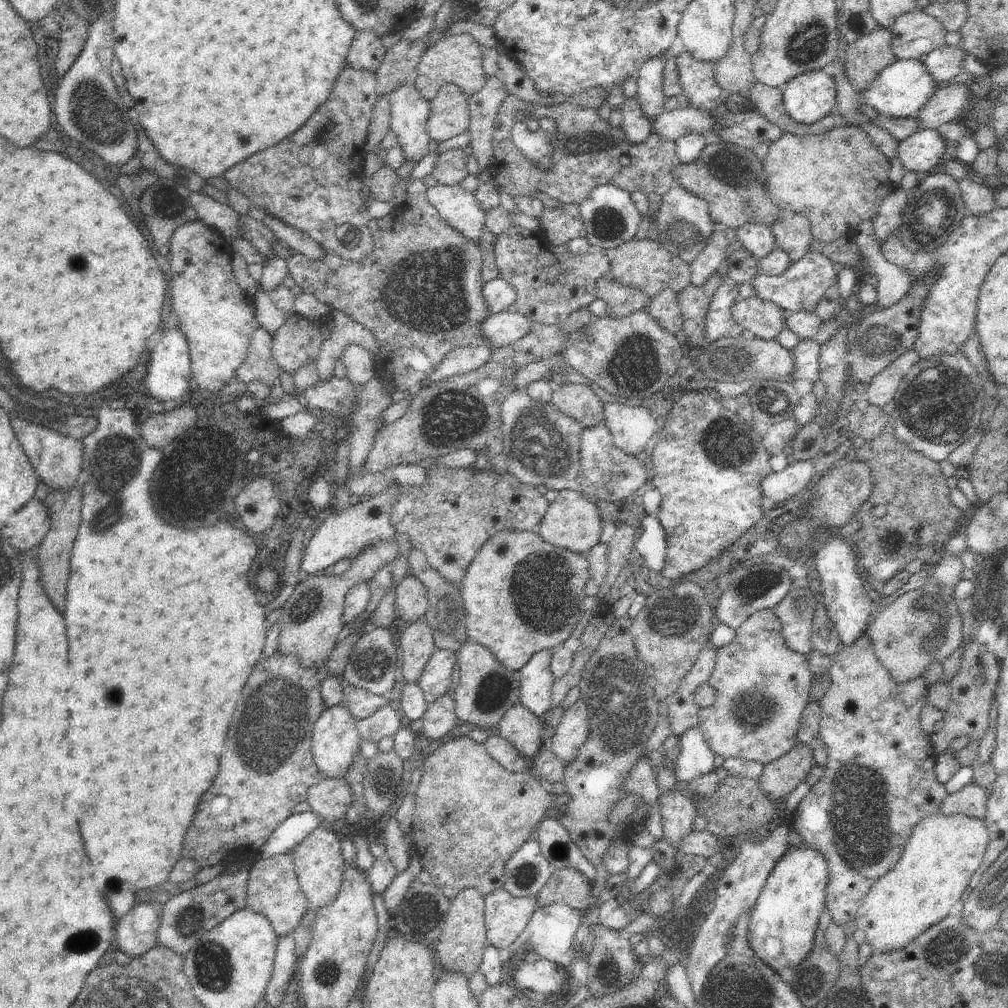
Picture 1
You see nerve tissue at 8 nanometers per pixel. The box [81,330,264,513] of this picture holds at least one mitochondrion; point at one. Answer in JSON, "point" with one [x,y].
{"point":[233,455]}

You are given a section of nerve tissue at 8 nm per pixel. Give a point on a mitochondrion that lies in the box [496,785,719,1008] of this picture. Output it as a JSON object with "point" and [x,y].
{"point":[543,959]}

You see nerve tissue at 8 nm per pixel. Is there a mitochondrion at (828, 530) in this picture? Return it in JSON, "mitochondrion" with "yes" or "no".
{"mitochondrion":"no"}

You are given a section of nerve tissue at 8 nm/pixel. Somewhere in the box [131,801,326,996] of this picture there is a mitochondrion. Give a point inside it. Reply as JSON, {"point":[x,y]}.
{"point":[212,966]}

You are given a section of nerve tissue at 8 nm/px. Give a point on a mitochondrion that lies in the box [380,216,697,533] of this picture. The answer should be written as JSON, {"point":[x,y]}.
{"point":[430,291]}

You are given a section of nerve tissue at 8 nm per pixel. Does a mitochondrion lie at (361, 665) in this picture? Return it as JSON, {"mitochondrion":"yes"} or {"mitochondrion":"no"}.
{"mitochondrion":"yes"}

